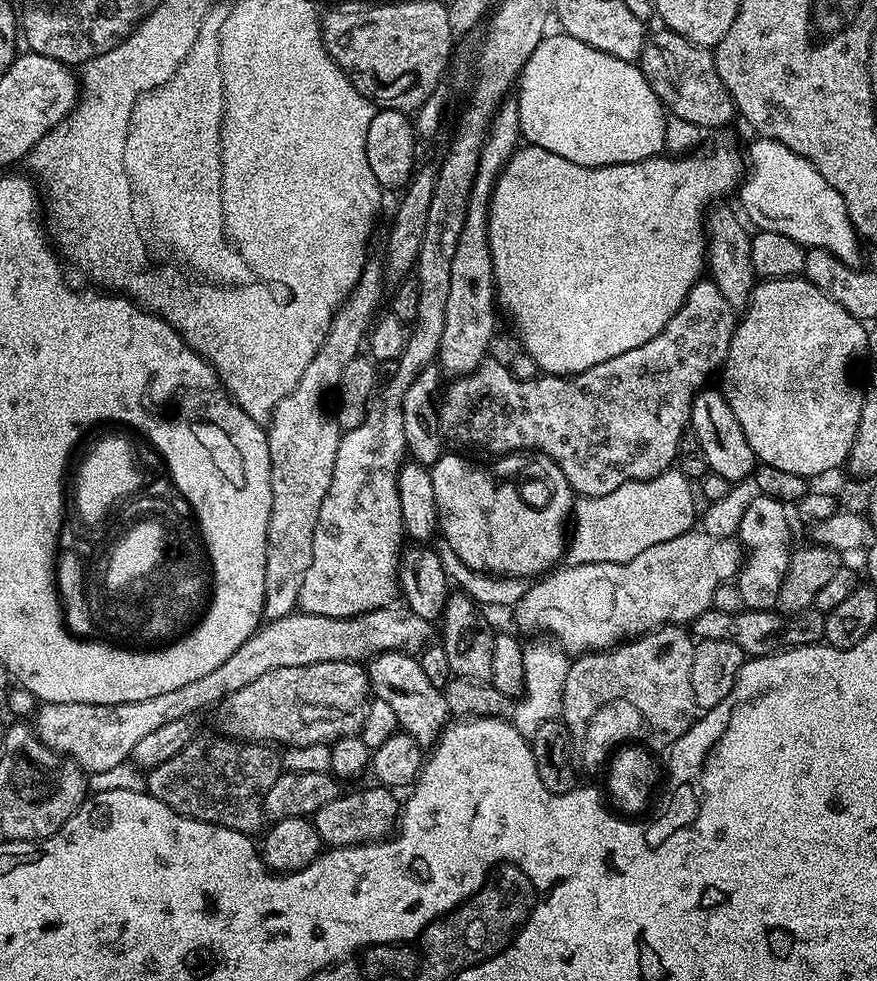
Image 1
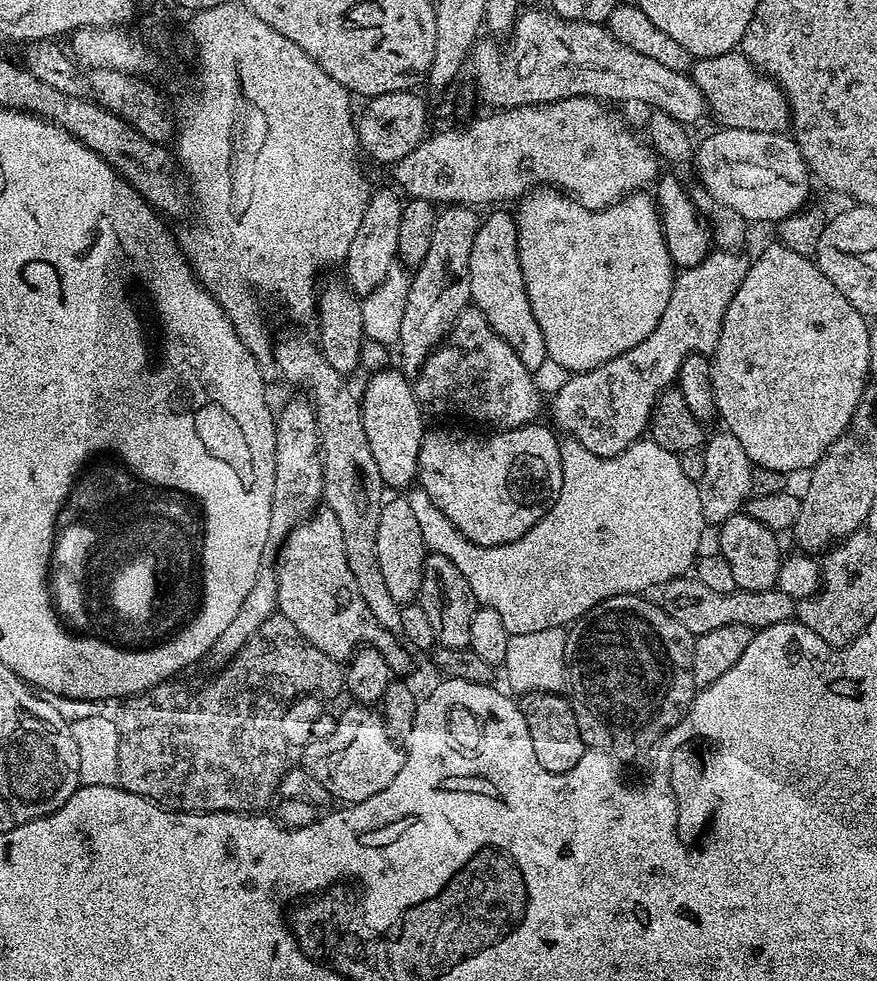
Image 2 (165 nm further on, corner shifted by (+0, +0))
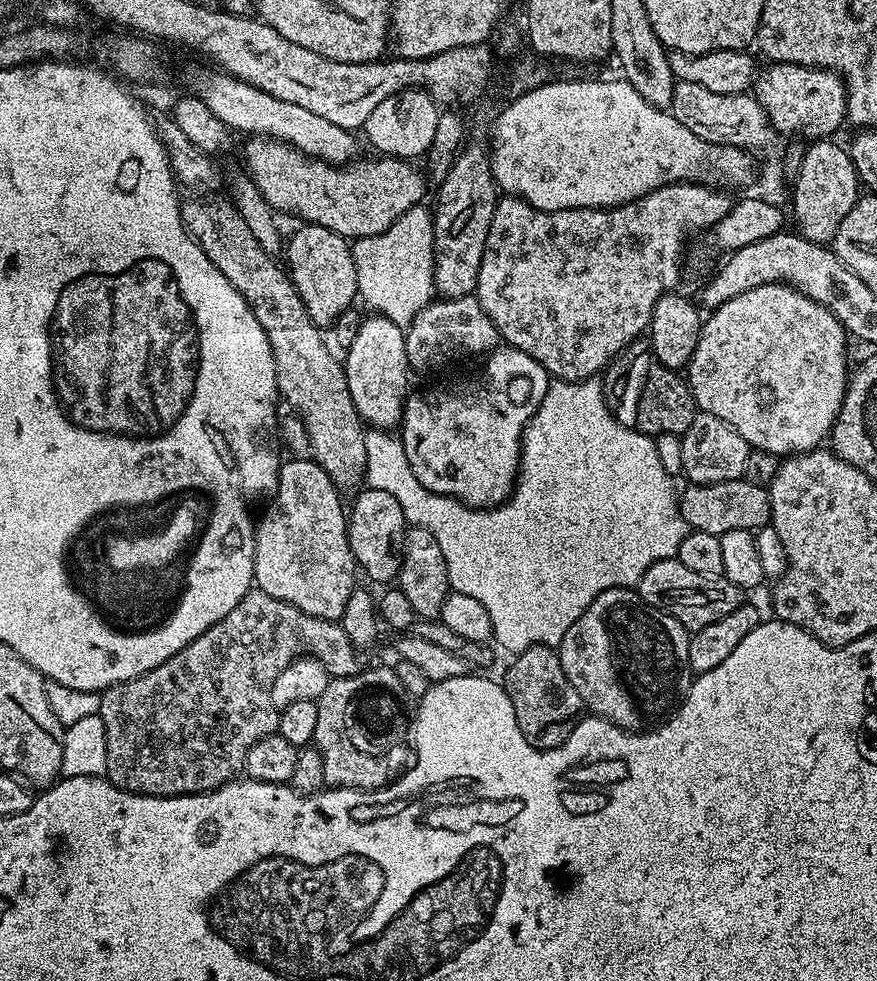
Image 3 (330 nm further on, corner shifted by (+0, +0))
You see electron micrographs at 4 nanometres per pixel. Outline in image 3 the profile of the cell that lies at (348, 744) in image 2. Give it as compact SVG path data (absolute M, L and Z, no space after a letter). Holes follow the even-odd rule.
M392 666L365 667L353 676L329 679L316 701L318 726L314 726L314 747L322 754L325 785L379 790L393 783L410 760L408 704L410 697Z

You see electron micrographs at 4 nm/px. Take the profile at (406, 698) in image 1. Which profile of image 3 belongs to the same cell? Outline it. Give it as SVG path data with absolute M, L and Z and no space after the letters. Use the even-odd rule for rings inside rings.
M288 458L280 465L280 475L276 478L276 490L274 499L276 499L276 508L272 508L264 517L259 517L256 524L256 549L254 550L254 584L266 594L270 594L270 598L278 598L282 602L286 602L290 606L294 606L298 610L302 610L311 616L317 616L323 620L339 621L340 616L344 613L346 606L346 598L350 598L353 588L357 587L358 565L352 556L350 550L350 542L348 541L348 521L346 519L346 508L340 505L341 493L338 491L332 477L326 474L326 470L322 470L322 466L317 464L311 458Z

